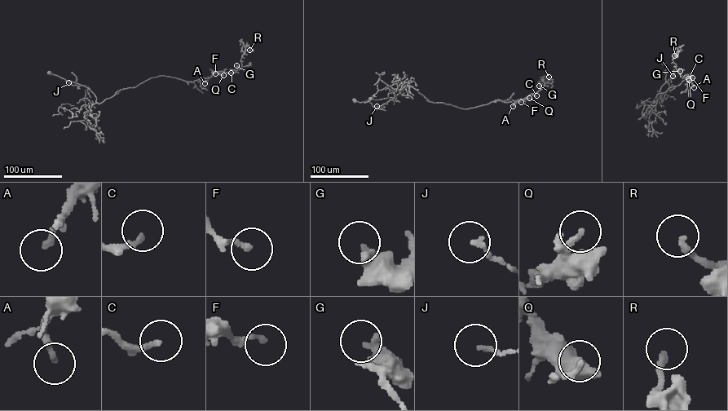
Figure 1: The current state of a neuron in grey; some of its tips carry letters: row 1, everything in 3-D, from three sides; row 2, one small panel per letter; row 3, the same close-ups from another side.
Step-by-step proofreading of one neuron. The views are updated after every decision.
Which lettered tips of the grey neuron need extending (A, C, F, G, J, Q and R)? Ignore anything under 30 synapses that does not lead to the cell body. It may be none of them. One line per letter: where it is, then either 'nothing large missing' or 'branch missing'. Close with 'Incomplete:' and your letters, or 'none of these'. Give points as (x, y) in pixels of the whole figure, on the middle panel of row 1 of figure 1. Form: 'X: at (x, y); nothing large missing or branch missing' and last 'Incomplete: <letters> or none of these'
A: at (513, 106); nothing large missing
C: at (536, 95); nothing large missing
F: at (521, 102); nothing large missing
G: at (539, 86); nothing large missing
J: at (377, 106); nothing large missing
Q: at (529, 98); nothing large missing
R: at (549, 77); nothing large missing
Incomplete: none of these

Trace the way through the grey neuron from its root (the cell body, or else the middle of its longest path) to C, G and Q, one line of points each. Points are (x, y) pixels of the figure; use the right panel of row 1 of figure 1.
C: (664, 64), (667, 66), (665, 82), (656, 97), (690, 77), (686, 85), (688, 78)
G: (664, 64), (665, 82), (656, 97), (690, 77), (686, 84), (690, 81), (689, 76), (685, 78), (680, 71)
Q: (664, 64), (667, 66), (665, 82), (656, 97), (690, 77), (686, 85), (690, 81), (689, 76), (689, 80)

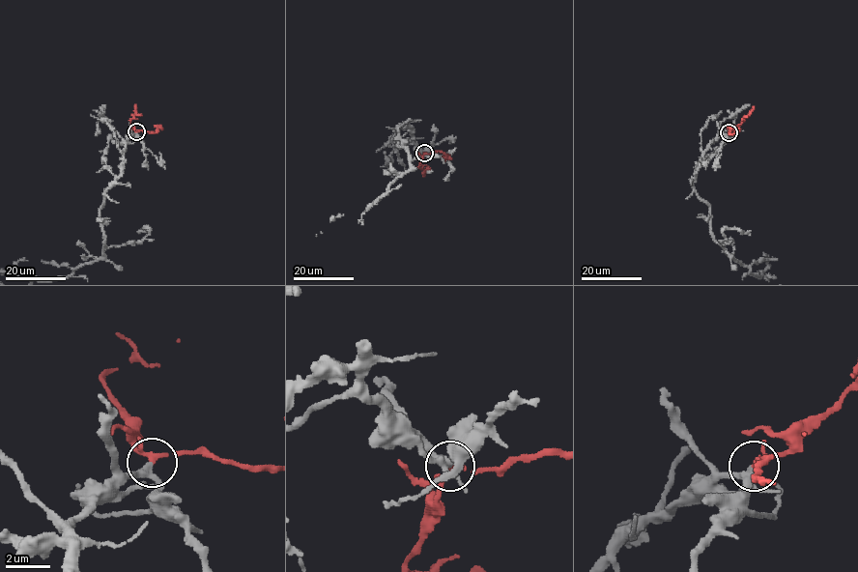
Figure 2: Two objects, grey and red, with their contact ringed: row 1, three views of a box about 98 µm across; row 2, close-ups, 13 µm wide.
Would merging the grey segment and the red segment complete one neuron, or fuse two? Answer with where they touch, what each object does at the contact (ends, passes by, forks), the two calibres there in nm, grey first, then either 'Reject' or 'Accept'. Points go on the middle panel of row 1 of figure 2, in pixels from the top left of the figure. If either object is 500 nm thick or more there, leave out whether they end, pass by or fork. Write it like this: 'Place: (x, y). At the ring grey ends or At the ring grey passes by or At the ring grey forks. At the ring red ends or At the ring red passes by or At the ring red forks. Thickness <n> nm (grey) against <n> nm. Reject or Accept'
Place: (424, 153). At the ring grey passes by. At the ring red forks. Thickness 280 nm (grey) against 140 nm. Accept

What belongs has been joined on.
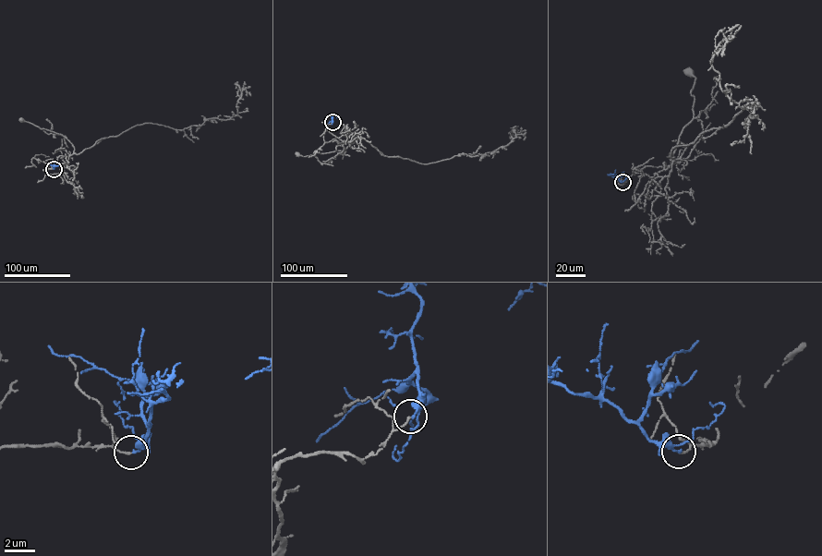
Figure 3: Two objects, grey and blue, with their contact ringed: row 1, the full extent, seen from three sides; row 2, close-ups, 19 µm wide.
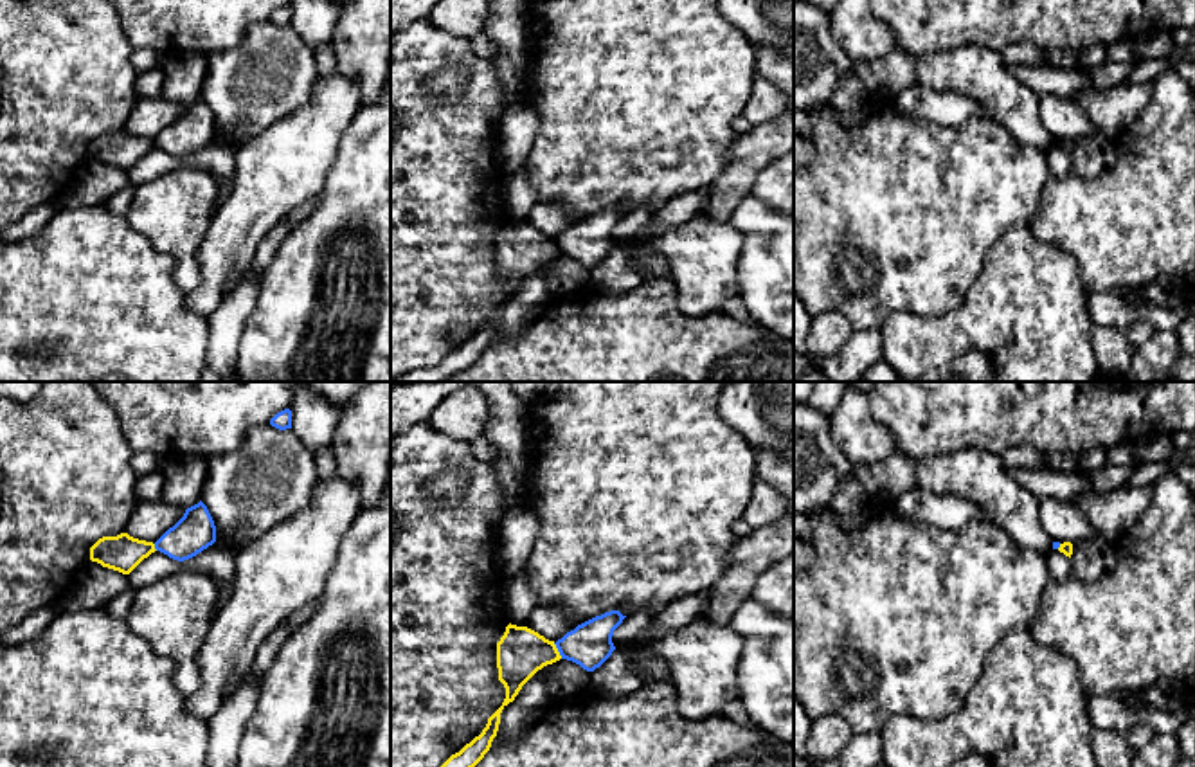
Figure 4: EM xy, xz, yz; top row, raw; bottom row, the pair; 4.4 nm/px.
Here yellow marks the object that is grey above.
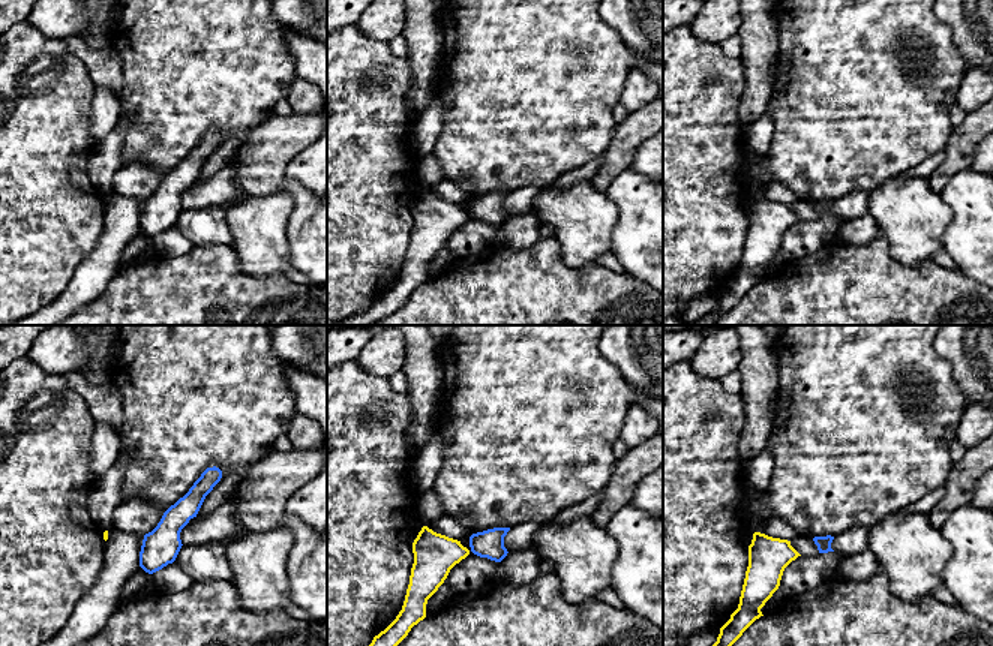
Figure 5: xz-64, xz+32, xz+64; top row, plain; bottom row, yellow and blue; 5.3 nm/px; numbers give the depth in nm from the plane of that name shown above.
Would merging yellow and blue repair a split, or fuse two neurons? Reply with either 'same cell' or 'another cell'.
another cell

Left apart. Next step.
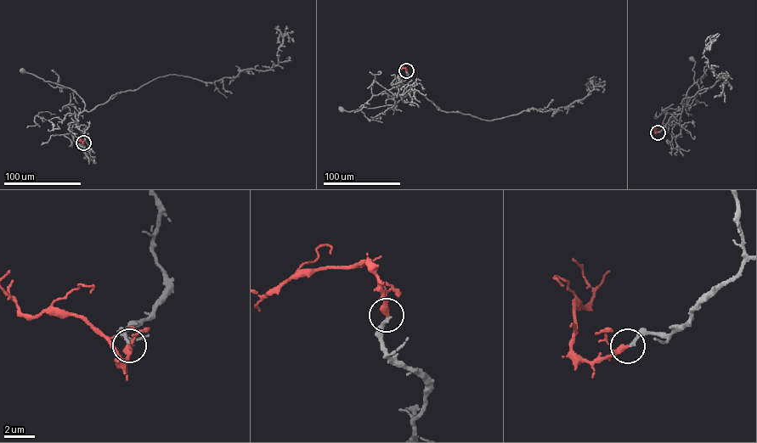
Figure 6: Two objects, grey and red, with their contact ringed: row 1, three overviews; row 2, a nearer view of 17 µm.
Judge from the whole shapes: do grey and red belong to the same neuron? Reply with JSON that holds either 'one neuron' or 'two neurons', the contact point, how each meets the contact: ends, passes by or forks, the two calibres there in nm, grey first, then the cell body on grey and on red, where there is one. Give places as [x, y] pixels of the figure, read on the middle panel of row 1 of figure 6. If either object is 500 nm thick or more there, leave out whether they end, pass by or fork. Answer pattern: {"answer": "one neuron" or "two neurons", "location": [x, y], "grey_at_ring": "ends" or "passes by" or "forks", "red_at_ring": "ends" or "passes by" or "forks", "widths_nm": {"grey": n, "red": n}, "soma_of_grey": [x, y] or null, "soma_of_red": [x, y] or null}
{"answer": "one neuron", "location": [406, 70], "grey_at_ring": "ends", "red_at_ring": "passes by", "widths_nm": {"grey": 240, "red": 280}, "soma_of_grey": [341, 109], "soma_of_red": null}

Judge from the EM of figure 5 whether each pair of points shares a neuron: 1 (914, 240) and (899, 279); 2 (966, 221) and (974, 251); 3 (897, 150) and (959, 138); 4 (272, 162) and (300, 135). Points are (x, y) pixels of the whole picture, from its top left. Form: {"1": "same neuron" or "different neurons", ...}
{"1": "different neurons", "2": "same neuron", "3": "different neurons", "4": "same neuron"}

